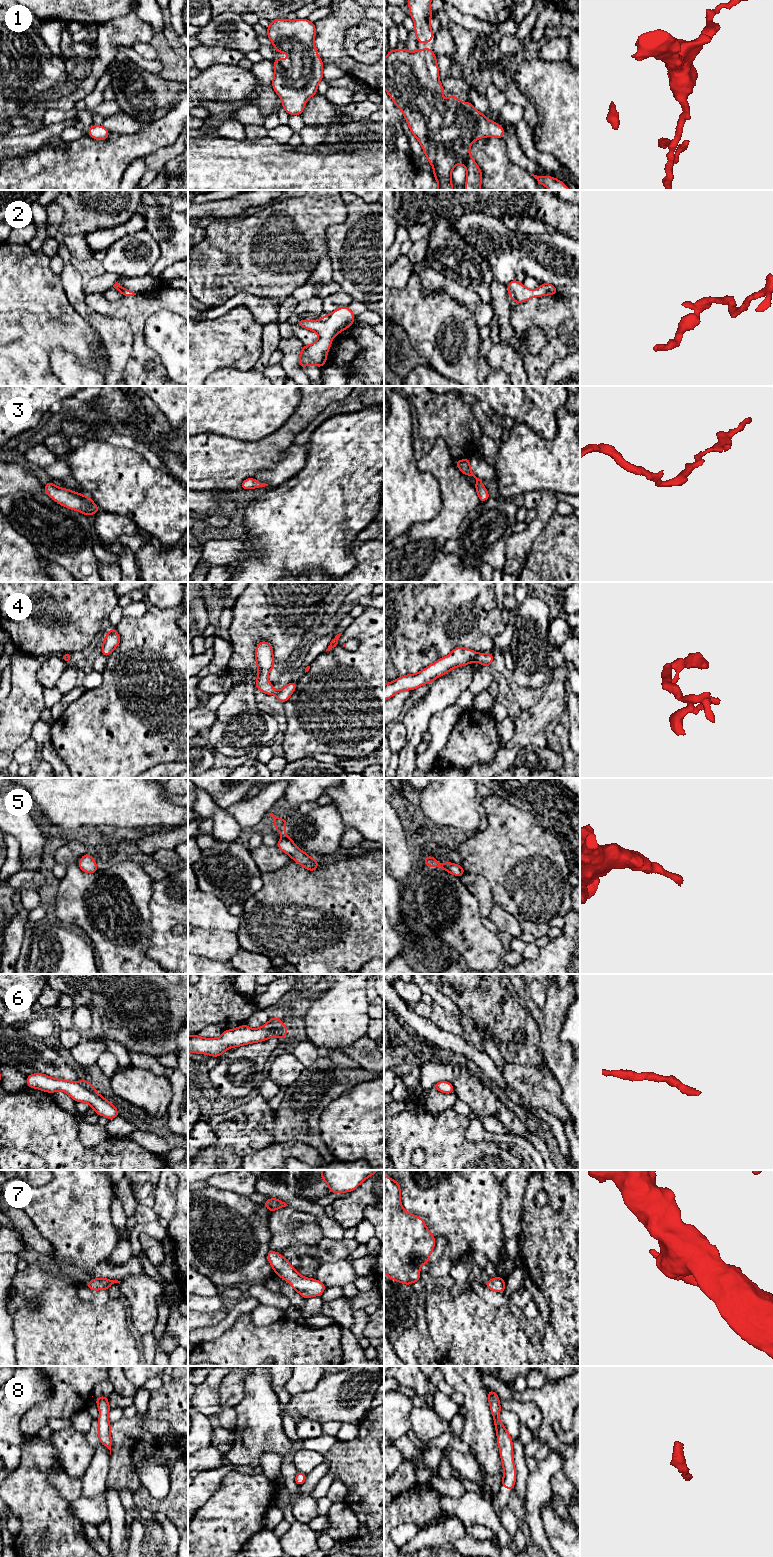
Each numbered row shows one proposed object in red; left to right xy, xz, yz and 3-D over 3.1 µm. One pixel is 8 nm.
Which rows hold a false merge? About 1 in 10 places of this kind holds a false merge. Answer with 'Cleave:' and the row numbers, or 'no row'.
Cleave: no row

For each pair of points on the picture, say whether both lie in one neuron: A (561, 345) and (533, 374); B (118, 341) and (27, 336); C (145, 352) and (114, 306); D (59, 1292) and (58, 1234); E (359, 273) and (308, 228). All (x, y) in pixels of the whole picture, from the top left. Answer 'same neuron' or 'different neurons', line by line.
A: same neuron
B: different neurons
C: same neuron
D: different neurons
E: different neurons

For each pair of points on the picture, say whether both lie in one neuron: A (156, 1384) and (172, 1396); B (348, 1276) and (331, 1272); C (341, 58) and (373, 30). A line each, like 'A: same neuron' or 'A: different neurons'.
A: different neurons
B: same neuron
C: different neurons

